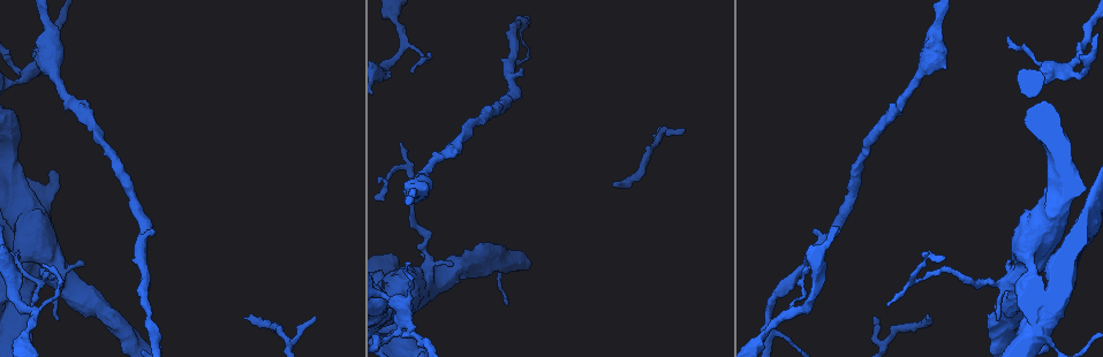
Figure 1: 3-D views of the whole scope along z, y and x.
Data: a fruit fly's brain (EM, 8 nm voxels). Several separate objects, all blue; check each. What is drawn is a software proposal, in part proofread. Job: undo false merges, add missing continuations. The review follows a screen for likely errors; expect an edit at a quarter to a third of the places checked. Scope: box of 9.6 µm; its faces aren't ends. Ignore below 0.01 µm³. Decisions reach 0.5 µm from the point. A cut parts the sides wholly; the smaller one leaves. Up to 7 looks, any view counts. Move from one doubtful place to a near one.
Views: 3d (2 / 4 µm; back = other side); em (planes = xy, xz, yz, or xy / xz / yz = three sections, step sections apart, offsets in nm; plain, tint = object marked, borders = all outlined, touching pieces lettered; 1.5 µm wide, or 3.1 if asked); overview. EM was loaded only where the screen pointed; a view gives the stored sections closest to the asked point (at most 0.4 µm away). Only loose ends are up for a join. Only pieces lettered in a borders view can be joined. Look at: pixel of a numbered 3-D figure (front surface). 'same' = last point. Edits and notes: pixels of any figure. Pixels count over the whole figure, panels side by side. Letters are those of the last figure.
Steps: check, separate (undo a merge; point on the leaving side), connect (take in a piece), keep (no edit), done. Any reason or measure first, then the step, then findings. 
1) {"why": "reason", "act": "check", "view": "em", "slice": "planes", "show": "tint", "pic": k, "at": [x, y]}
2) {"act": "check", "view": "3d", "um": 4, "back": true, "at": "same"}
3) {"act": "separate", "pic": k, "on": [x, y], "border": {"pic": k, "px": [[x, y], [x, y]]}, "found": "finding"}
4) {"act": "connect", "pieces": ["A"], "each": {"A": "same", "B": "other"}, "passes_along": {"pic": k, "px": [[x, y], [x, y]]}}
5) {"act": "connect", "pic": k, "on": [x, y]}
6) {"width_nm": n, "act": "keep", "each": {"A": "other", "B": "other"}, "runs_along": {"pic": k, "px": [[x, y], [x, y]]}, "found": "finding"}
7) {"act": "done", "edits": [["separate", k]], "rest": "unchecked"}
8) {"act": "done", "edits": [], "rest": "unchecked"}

{"act": "check", "view": "em", "slice": "planes", "show": "borders", "pic": 1, "at": [35, 304]}

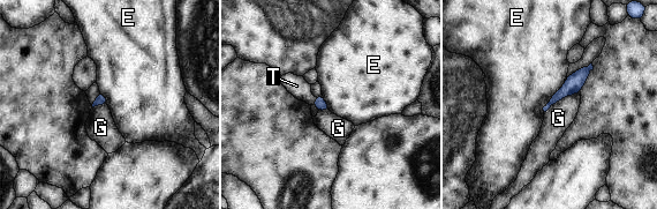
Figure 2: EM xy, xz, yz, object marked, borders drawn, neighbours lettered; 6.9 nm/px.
{"act": "connect", "pieces": ["T"], "each": {"E": "other", "G": "other", "T": "same"}, "passes_along": {"pic": 2, "px": [[319, 103], [315, 101], [296, 86]]}, "found": "the cell continues"}

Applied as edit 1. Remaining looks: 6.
{"act": "check", "view": "overview"}

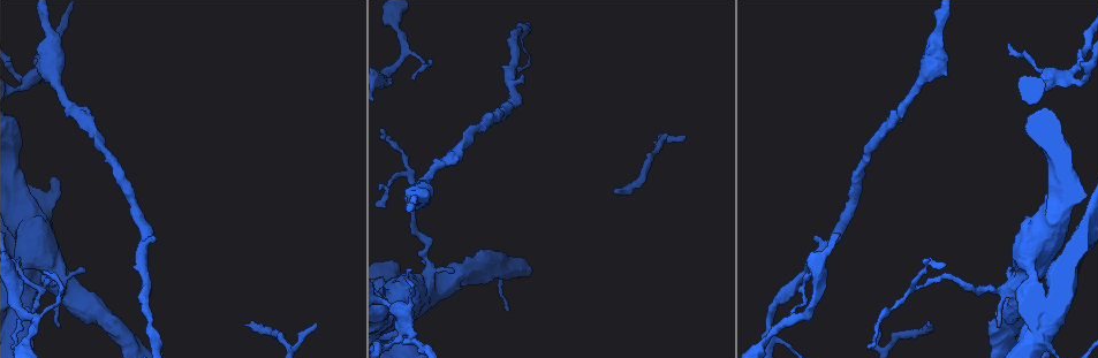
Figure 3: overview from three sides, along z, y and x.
{"why": "thin end", "act": "check", "view": "em", "slice": "planes", "show": "borders", "pic": 3, "at": [874, 323]}

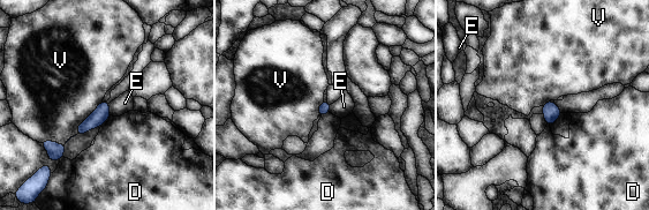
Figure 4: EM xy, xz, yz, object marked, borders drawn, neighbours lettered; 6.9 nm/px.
{"act": "keep", "each": {"D": "other", "E": "other", "V": "other"}, "found": "none of them fits"}

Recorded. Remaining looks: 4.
{"act": "done", "edits": [["connect", 2]], "rest": "unchecked"}

